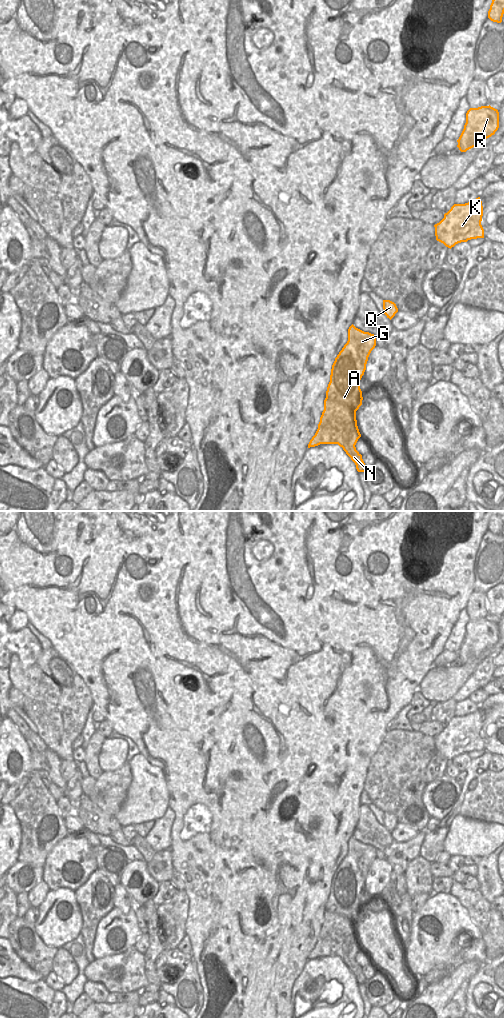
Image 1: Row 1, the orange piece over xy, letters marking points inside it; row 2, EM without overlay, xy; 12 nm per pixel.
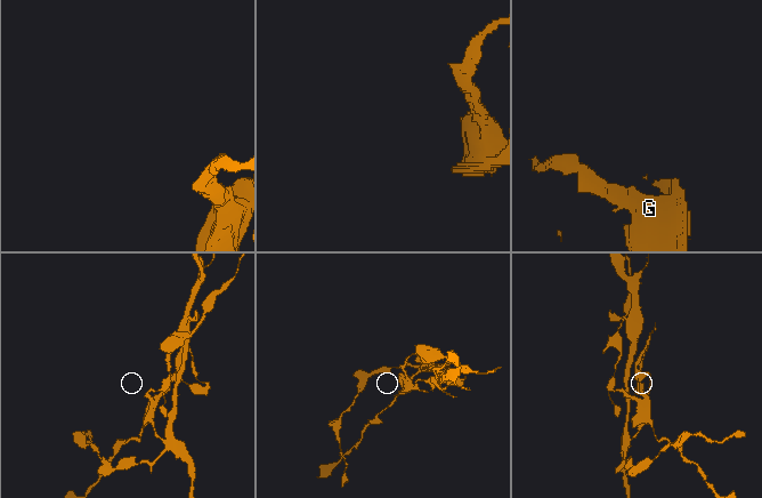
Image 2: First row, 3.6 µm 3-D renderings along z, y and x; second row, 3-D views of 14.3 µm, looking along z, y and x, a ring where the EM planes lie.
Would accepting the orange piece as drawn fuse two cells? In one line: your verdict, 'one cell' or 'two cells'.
two cells

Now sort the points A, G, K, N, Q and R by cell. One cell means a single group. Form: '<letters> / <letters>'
A G K Q R / N

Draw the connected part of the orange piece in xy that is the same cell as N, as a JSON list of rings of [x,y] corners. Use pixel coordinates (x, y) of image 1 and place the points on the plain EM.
[[[325,910],[318,941],[308,960],[320,956],[338,956],[355,975],[357,983],[365,984],[367,979],[355,959],[360,949],[356,924],[351,923],[345,916]]]

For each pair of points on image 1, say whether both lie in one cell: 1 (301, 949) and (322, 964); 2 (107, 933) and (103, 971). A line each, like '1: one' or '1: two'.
1: two
2: two

